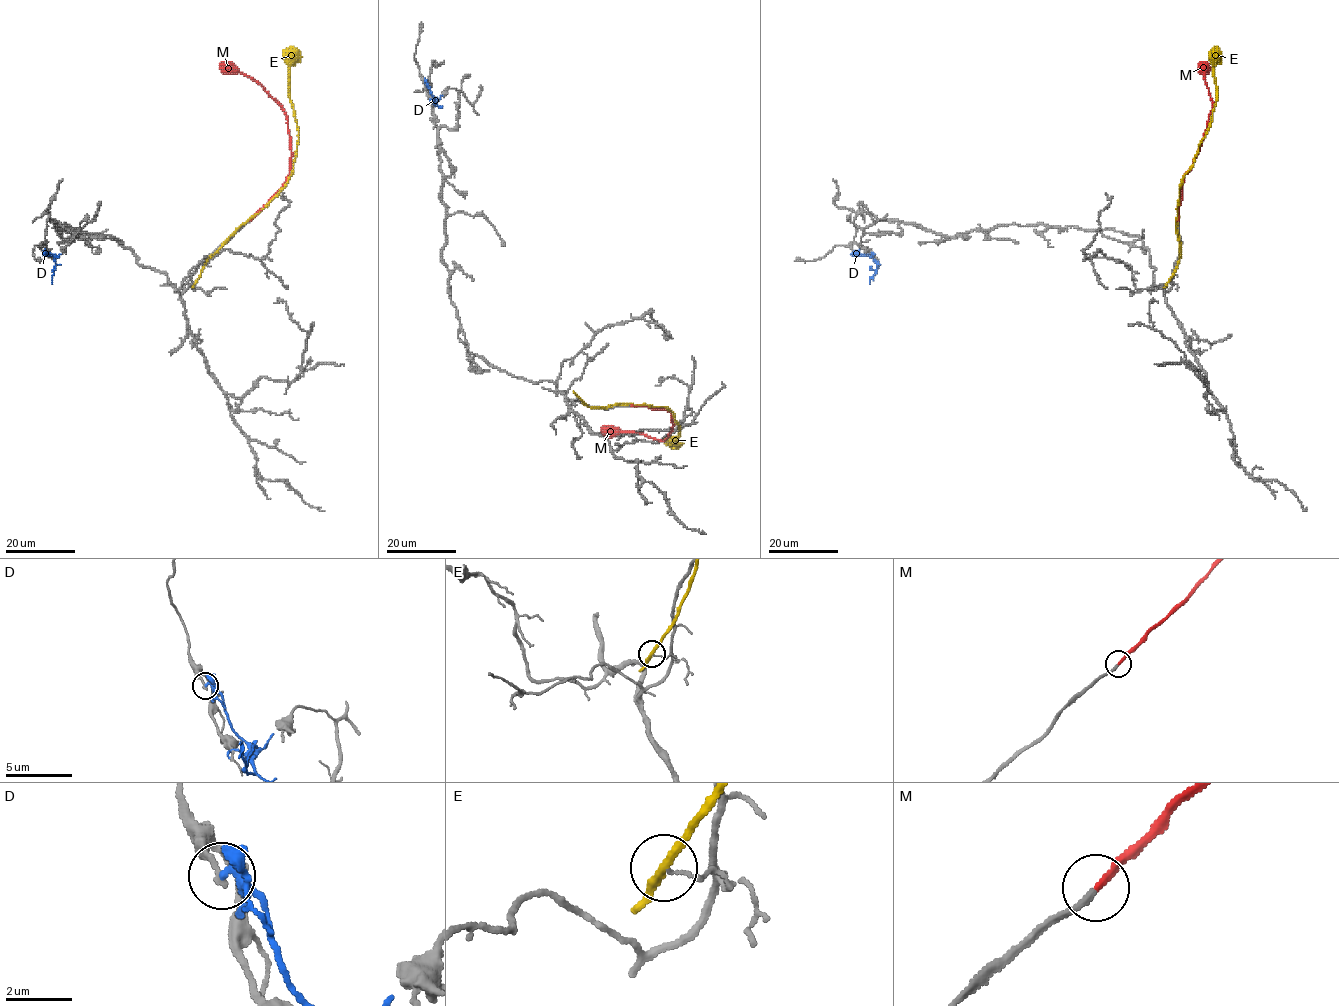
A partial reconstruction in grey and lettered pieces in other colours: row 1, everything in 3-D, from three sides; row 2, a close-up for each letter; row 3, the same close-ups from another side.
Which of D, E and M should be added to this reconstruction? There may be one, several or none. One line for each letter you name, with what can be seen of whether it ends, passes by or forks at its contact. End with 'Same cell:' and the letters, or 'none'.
M: it ends
Same cell: M

